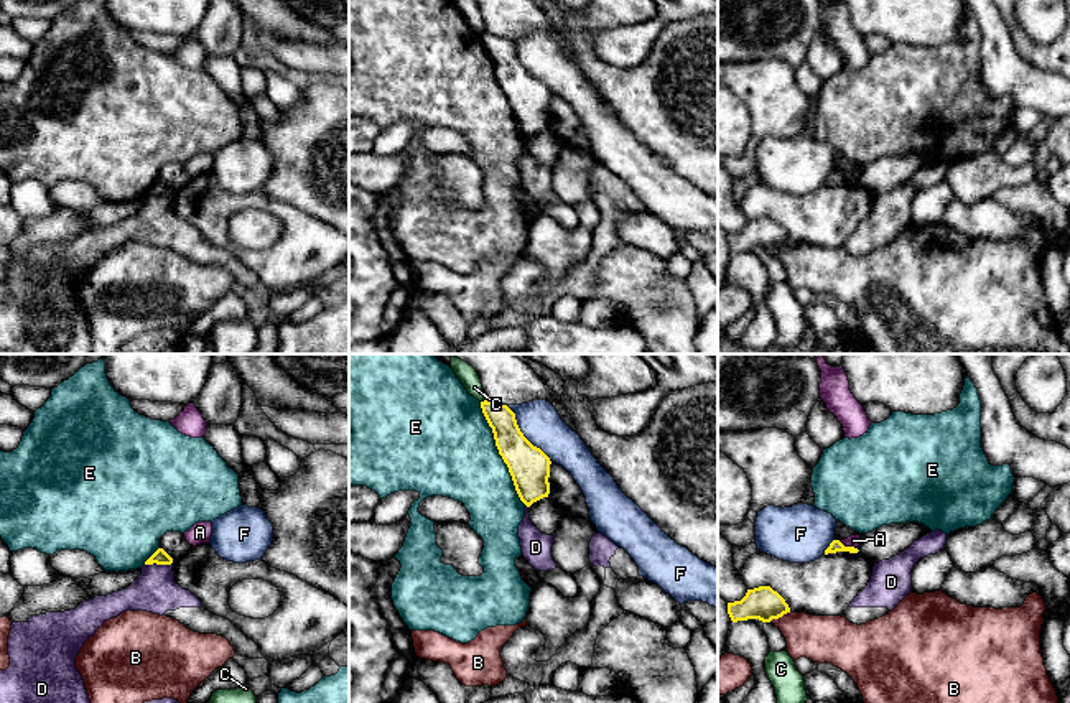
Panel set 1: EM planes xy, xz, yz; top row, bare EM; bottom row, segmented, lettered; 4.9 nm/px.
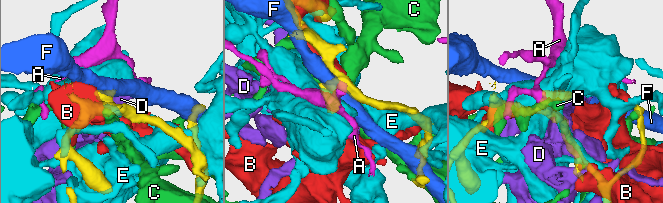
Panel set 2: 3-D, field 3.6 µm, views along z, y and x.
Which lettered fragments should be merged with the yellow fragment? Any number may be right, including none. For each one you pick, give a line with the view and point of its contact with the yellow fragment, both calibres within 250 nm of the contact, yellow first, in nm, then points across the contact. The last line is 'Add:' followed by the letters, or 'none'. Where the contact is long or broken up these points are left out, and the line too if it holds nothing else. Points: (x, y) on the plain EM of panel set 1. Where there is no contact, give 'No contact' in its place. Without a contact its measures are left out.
Add: none

